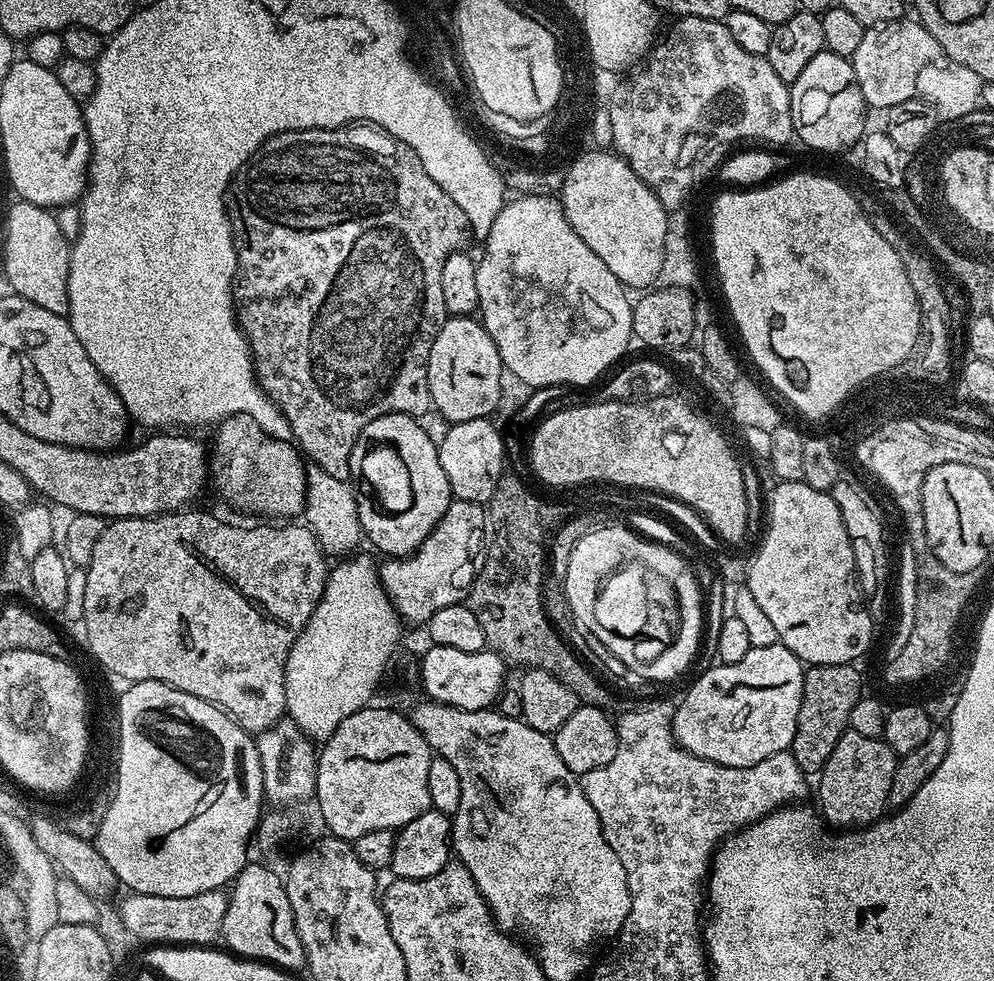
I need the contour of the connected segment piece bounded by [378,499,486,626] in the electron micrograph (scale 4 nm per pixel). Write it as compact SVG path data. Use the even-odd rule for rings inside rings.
M453 499L438 526L434 526L434 530L411 556L407 559L388 558L383 561L384 565L379 565L380 585L407 623L409 620L412 624L427 625L428 620L442 610L442 606L454 606L467 601L468 589L484 564L485 523L485 505Z

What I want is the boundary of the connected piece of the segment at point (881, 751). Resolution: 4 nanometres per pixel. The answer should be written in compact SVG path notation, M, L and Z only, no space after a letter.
M851 730L838 738L834 754L826 758L826 766L818 773L814 796L820 799L818 812L829 825L840 830L859 830L881 819L889 807L890 782L894 782L897 755L882 738L866 738Z

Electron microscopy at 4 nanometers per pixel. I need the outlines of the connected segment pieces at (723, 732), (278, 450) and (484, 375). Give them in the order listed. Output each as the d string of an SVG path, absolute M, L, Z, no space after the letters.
M779 642L774 646L752 647L742 662L708 666L689 686L688 693L672 712L672 732L676 735L676 741L690 754L727 768L753 768L758 762L770 758L770 754L789 751L798 726L805 671L802 661Z
M252 414L228 415L216 430L216 445L210 448L210 480L222 499L244 512L264 516L260 518L296 518L305 511L306 460L295 443L267 436Z
M448 316L438 330L438 338L434 338L434 346L430 346L428 385L432 408L440 411L448 419L449 425L491 417L491 412L500 404L500 379L503 376L506 376L506 369L498 354L498 346L494 346L494 338L490 338L479 319L472 316Z

